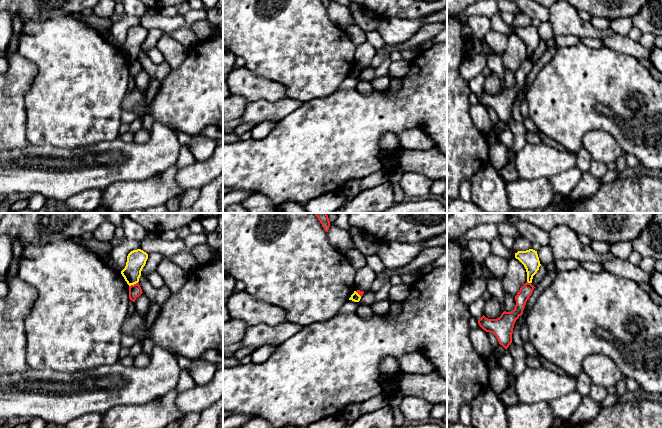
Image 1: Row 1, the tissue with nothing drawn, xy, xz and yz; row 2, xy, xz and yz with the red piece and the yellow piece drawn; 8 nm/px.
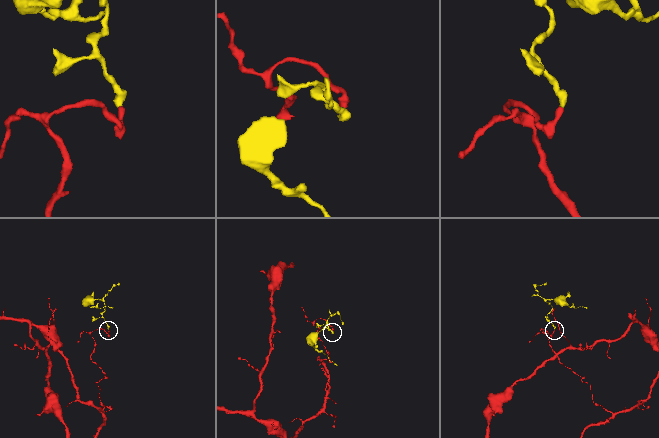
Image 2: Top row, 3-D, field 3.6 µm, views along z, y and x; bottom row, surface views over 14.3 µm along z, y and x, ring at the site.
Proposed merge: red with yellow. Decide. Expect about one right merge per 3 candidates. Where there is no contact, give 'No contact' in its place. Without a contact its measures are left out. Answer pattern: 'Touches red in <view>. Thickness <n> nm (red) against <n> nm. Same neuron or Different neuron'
Touches red in xy. Thickness 100 nm (red) against 160 nm. Different neuron

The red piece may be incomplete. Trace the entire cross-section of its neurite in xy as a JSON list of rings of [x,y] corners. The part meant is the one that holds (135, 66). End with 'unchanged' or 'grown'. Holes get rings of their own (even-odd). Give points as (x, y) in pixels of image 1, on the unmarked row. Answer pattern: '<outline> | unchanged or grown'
[[[139,59],[129,62],[129,75],[135,78],[136,74],[142,70],[142,65]]] | unchanged

